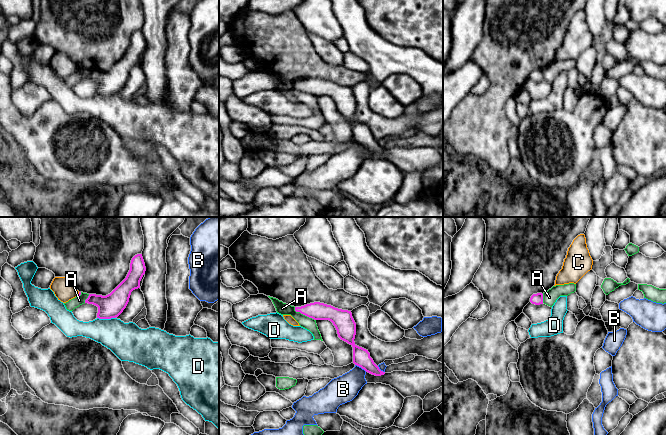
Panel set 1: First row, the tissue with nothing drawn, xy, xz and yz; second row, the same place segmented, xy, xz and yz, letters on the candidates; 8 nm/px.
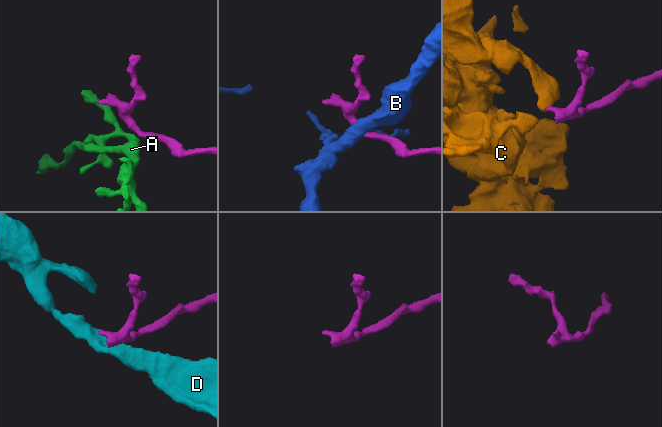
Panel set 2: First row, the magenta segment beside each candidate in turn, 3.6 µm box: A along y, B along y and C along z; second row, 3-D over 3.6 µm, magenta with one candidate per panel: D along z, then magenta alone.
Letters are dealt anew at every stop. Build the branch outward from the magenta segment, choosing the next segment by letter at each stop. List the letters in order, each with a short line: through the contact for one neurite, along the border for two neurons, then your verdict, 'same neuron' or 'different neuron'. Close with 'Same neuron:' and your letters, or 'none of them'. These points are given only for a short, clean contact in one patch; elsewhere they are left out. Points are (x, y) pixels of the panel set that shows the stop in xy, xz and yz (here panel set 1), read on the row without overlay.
A: xz (294, 83), (296, 87), (315, 96) | different neuron
B: xz (355, 140), (366, 147) | different neuron
C: xy (79, 68), (77, 71) | different neuron
D: xy (97, 93), (115, 94) | different neuron
Same neuron: none of them

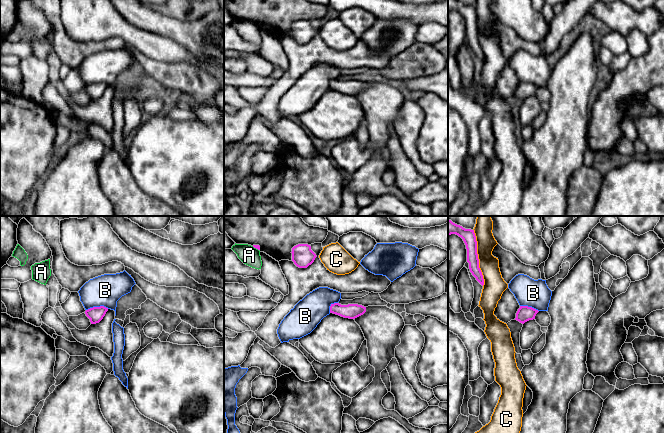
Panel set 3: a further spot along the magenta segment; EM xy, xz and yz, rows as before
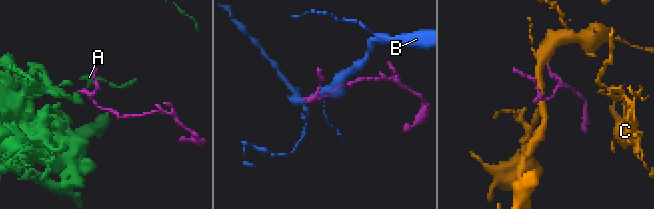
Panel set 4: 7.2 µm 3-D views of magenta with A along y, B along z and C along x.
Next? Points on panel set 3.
A: xz (252, 22), (258, 26) | different neuron
B: xy (108, 84), (93, 82), (86, 86) | different neuron
C: different neuron
Same neuron: none of them

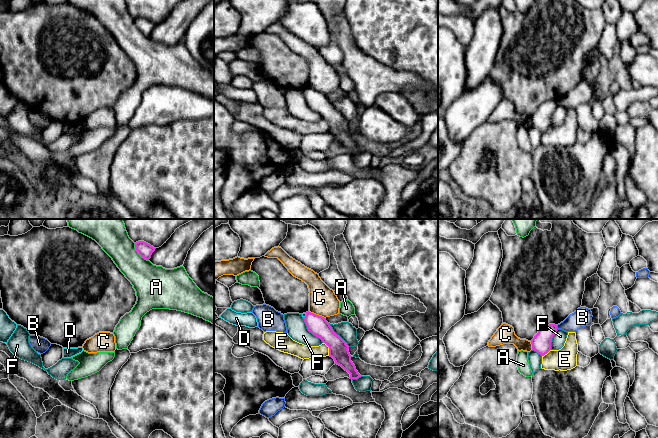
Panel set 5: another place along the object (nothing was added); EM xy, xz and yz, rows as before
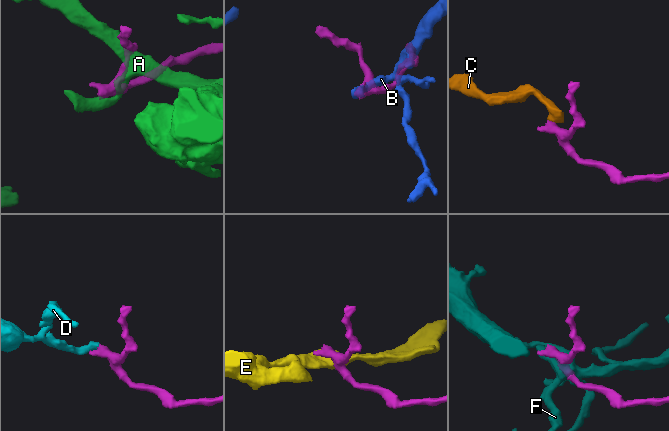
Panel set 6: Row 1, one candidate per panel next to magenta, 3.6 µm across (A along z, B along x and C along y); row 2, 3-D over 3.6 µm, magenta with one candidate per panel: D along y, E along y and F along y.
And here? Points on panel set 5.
A: different neuron
B: yz (556, 101), (557, 104) | different neuron
C: xz (308, 87), (321, 91), (324, 94) | different neuron
D: xz (317, 101), (306, 91), (304, 90) | same neuron
E: xz (323, 118), (328, 123), (329, 131) | different neuron
F: different neuron
Same neuron: D

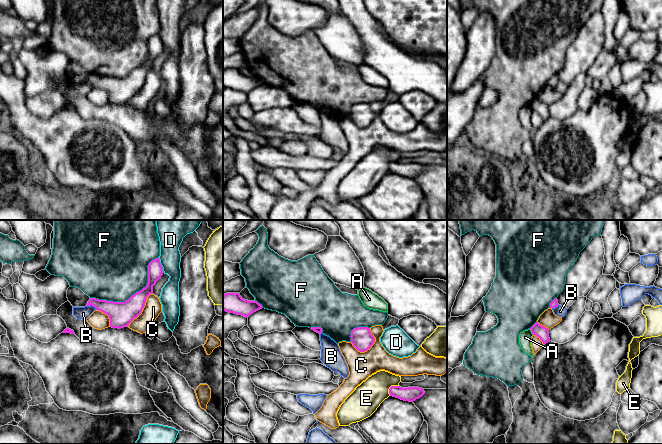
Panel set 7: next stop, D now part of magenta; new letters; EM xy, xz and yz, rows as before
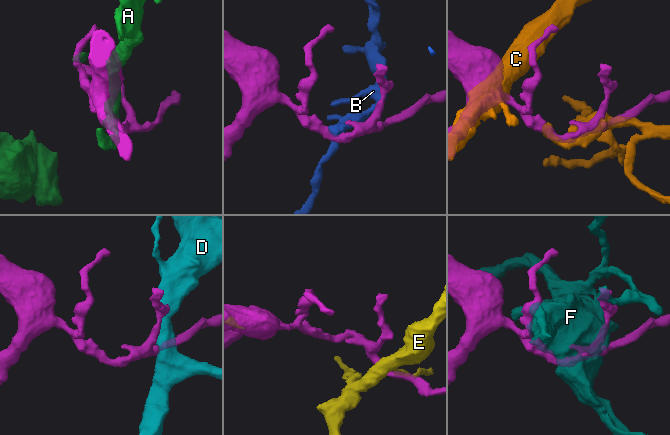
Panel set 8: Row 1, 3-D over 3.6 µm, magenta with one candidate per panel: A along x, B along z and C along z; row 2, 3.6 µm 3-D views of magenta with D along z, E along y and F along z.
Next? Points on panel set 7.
A: different neuron
B: xy (86, 81), (92, 81), (97, 85) | different neuron
C: different neuron
D: different neuron
E: xz (398, 161), (390, 163), (389, 171) | different neuron
F: different neuron
Same neuron: none of them

